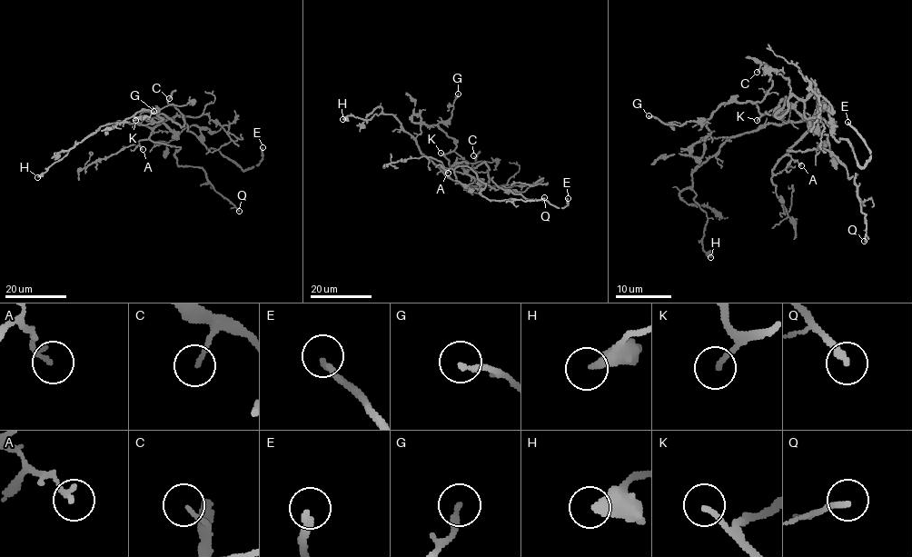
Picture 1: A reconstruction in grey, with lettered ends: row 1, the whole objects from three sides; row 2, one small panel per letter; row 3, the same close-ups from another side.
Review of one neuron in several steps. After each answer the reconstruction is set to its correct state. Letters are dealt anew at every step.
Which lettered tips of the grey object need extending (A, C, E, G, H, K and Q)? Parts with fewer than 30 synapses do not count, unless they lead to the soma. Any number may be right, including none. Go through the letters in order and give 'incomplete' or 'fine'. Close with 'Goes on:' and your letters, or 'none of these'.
A: fine
C: fine
E: incomplete
G: fine
H: fine
K: incomplete
Q: fine
Goes on: E, K

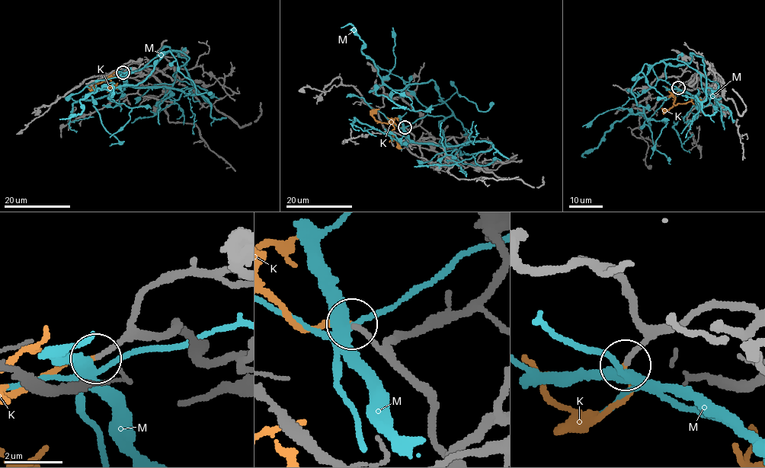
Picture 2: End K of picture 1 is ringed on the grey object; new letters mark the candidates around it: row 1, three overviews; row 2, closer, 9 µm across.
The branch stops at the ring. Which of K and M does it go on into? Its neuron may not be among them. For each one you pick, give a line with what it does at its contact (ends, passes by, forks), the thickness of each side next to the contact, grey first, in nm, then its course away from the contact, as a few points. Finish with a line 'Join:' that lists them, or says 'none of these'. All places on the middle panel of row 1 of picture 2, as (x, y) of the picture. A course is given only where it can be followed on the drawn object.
K: it ends; calibres 170 and 160 nm; course (404, 127), (398, 128), (394, 124), (388, 123), (389, 122), (394, 128), (392, 134), (401, 148)
Join: K

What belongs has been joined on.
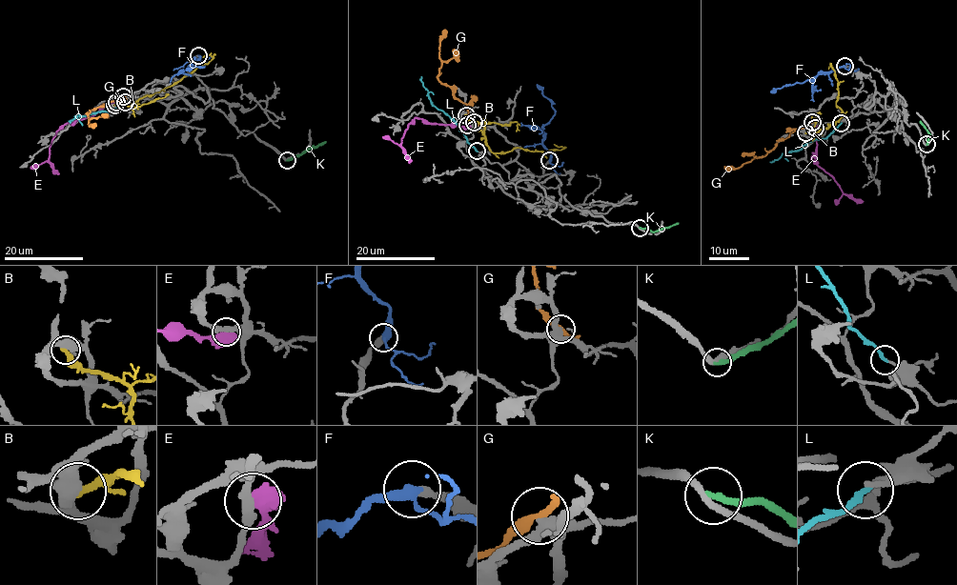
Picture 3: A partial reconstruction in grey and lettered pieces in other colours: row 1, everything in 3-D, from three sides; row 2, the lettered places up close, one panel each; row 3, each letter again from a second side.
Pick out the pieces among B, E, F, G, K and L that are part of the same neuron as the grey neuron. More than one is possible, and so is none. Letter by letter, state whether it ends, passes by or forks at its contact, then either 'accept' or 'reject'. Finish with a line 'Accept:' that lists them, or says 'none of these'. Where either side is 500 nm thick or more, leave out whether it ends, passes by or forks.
B: it ends; reject
E: reject
F: it passes by; accept
G: it passes by; reject
K: it ends; reject
L: it ends; reject
Accept: F

